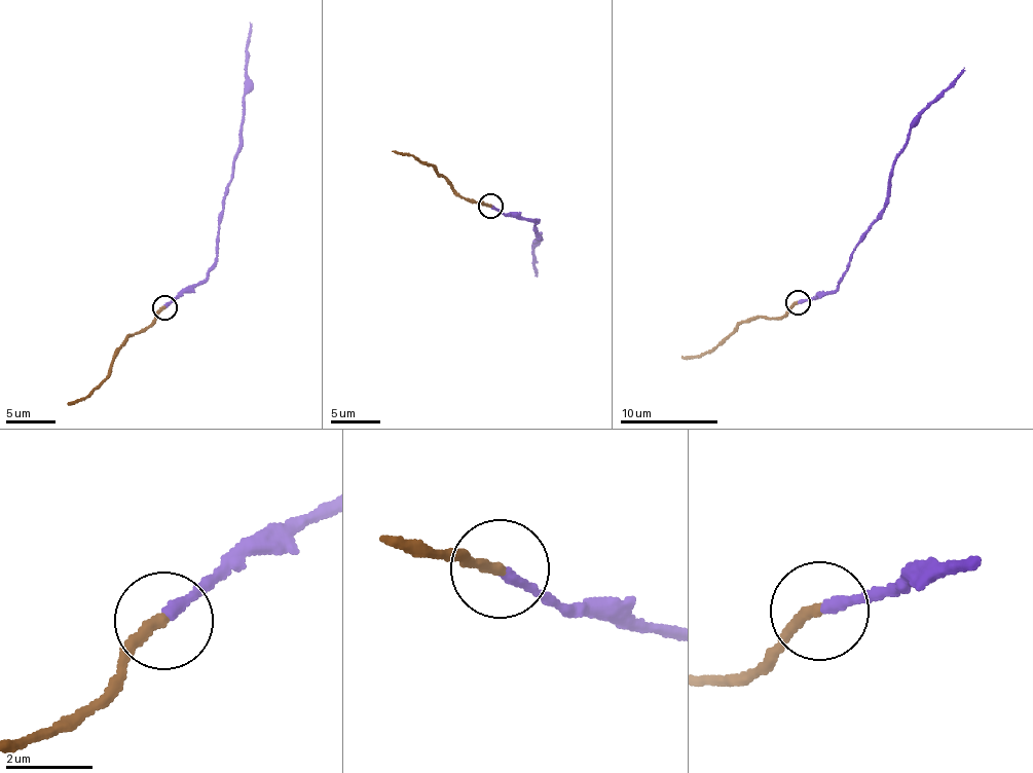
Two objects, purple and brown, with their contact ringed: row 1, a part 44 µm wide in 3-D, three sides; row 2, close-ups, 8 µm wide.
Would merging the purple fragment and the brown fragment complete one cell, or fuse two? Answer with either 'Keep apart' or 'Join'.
Keep apart

